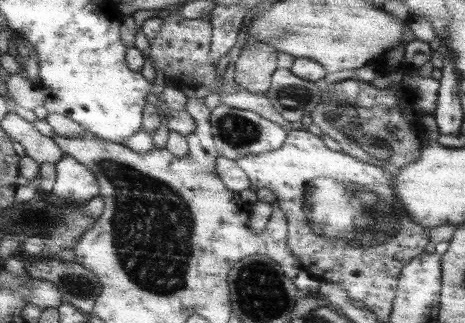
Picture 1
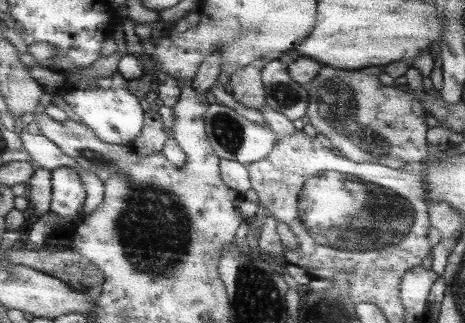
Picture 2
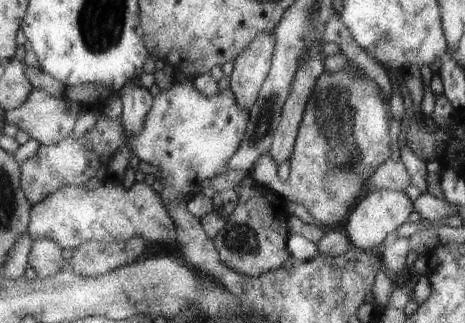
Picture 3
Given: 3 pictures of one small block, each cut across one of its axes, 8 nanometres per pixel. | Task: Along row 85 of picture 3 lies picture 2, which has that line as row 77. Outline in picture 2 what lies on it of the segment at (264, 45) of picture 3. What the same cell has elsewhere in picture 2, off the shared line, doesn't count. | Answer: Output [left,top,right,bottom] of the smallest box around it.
[229,58,267,110]

